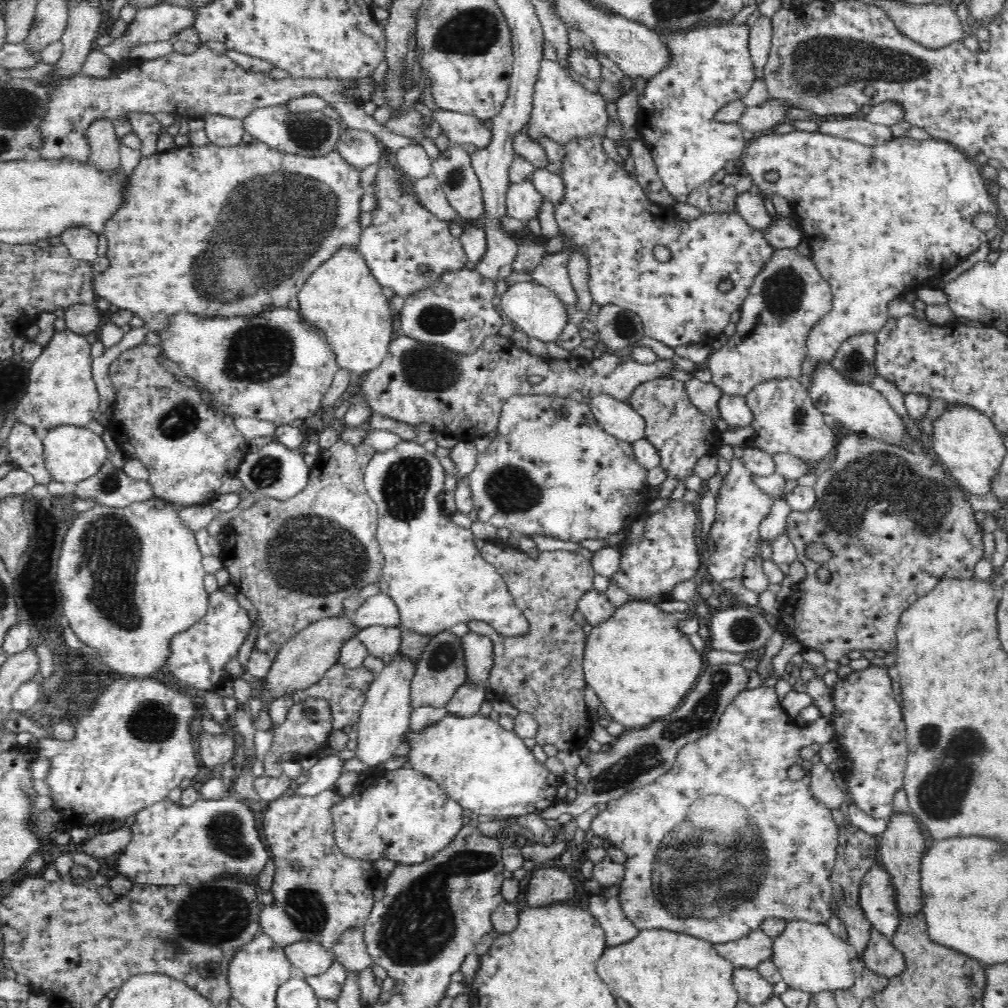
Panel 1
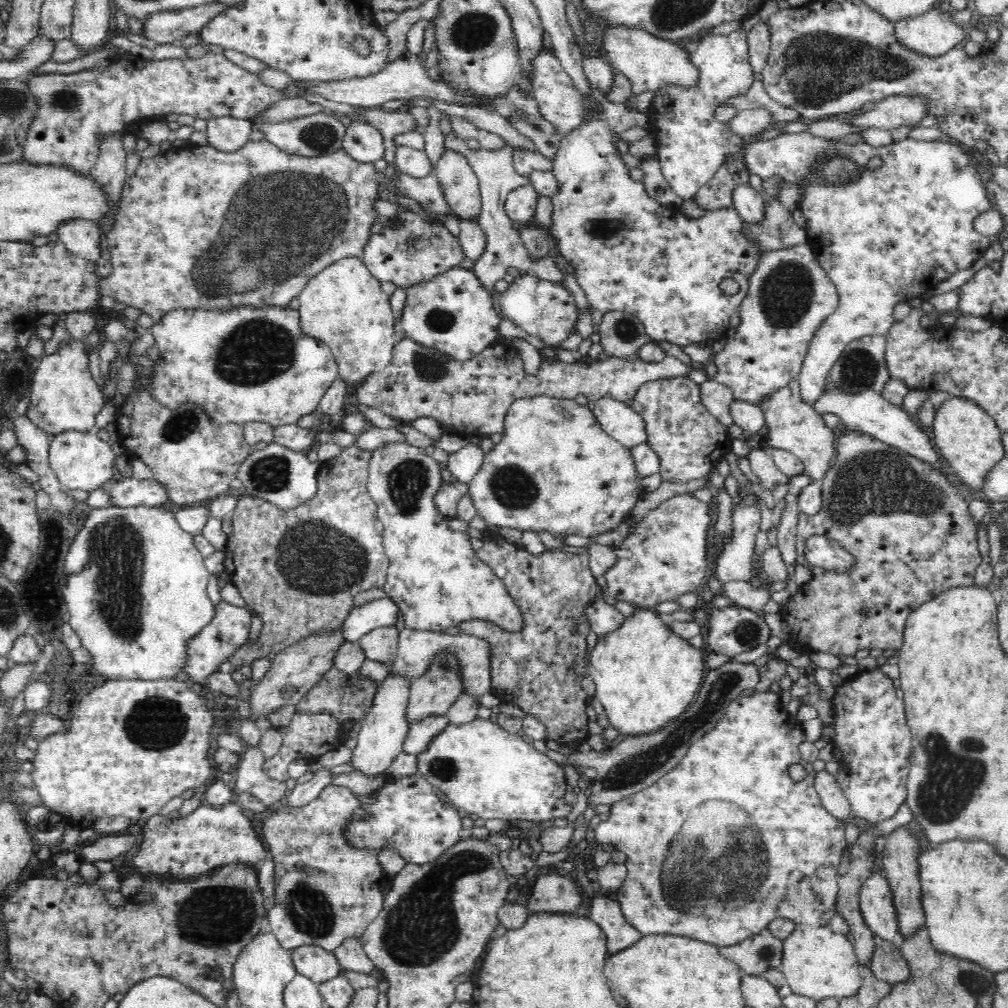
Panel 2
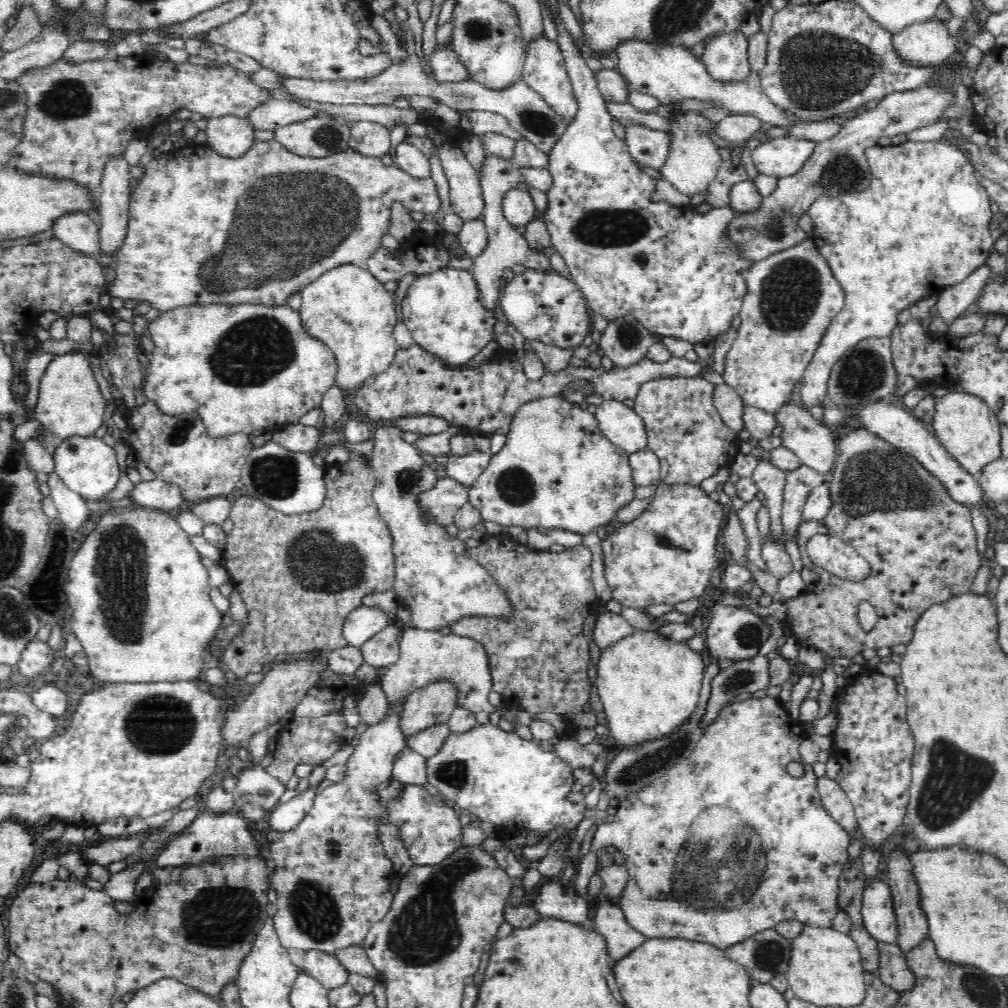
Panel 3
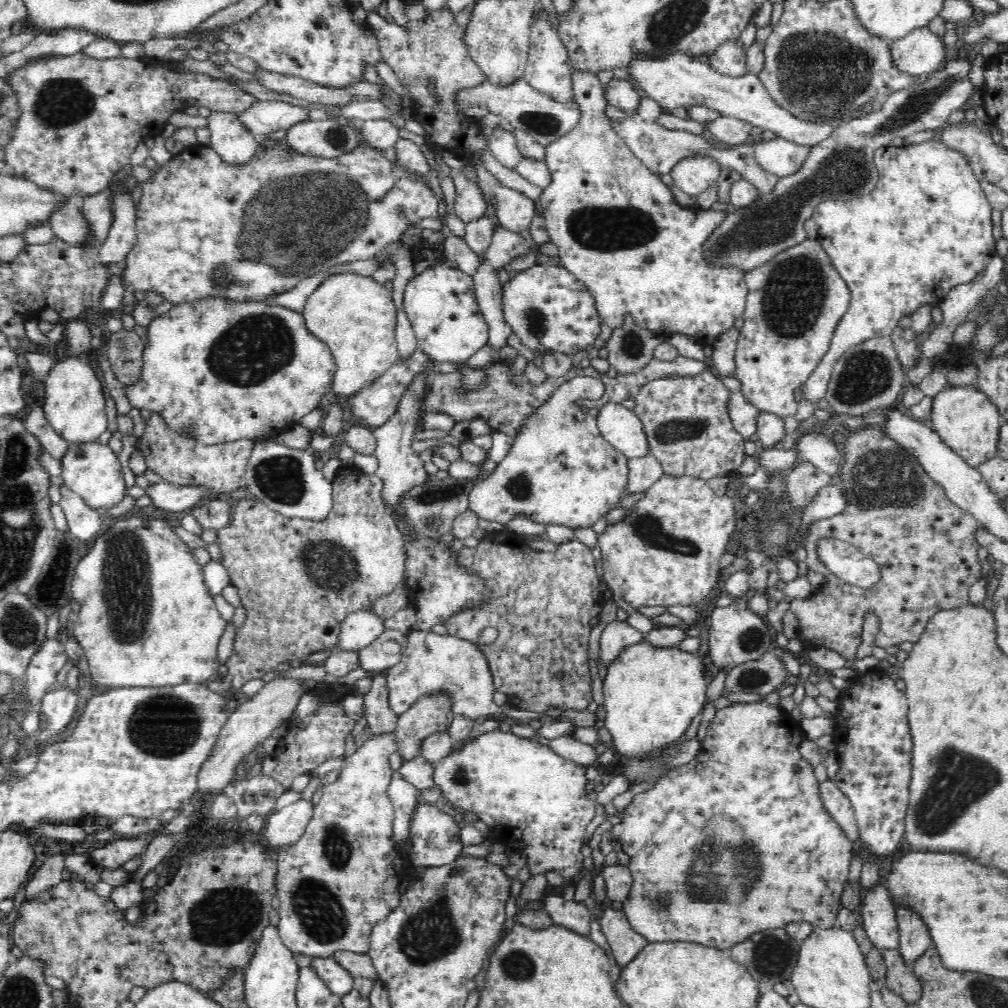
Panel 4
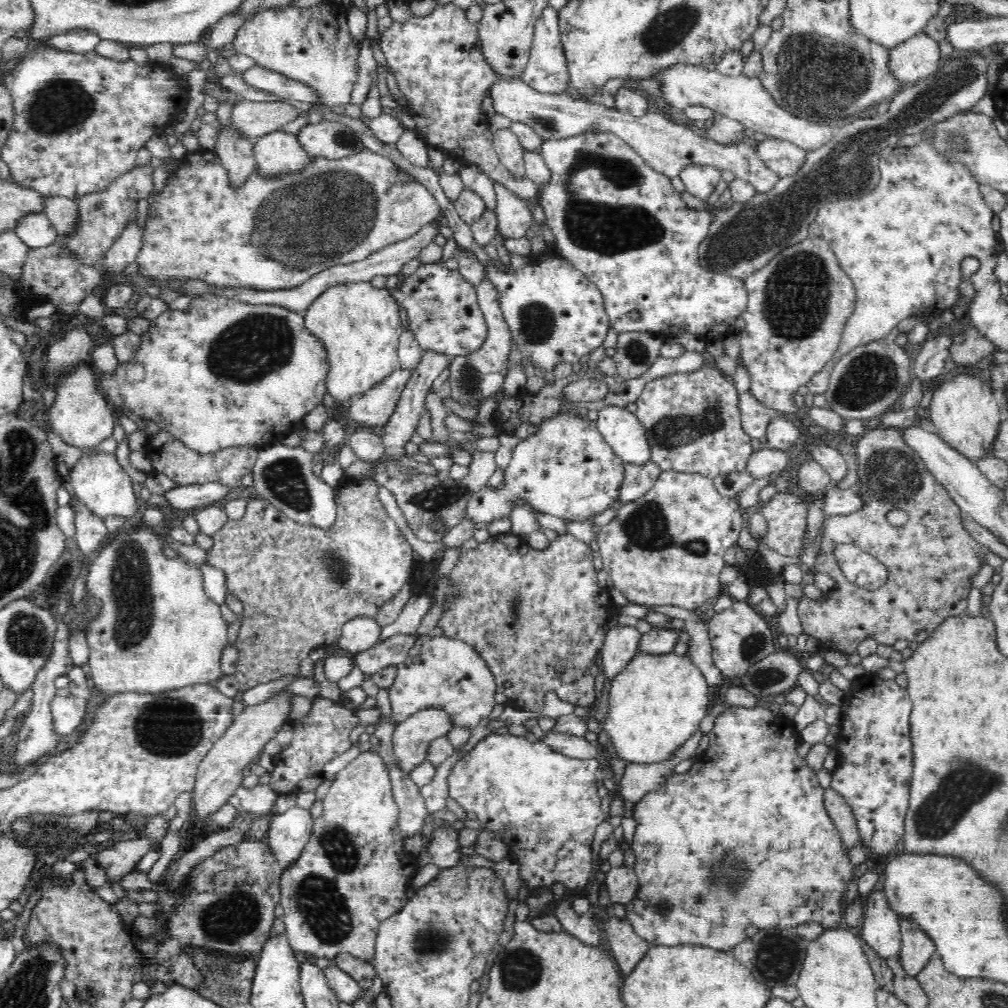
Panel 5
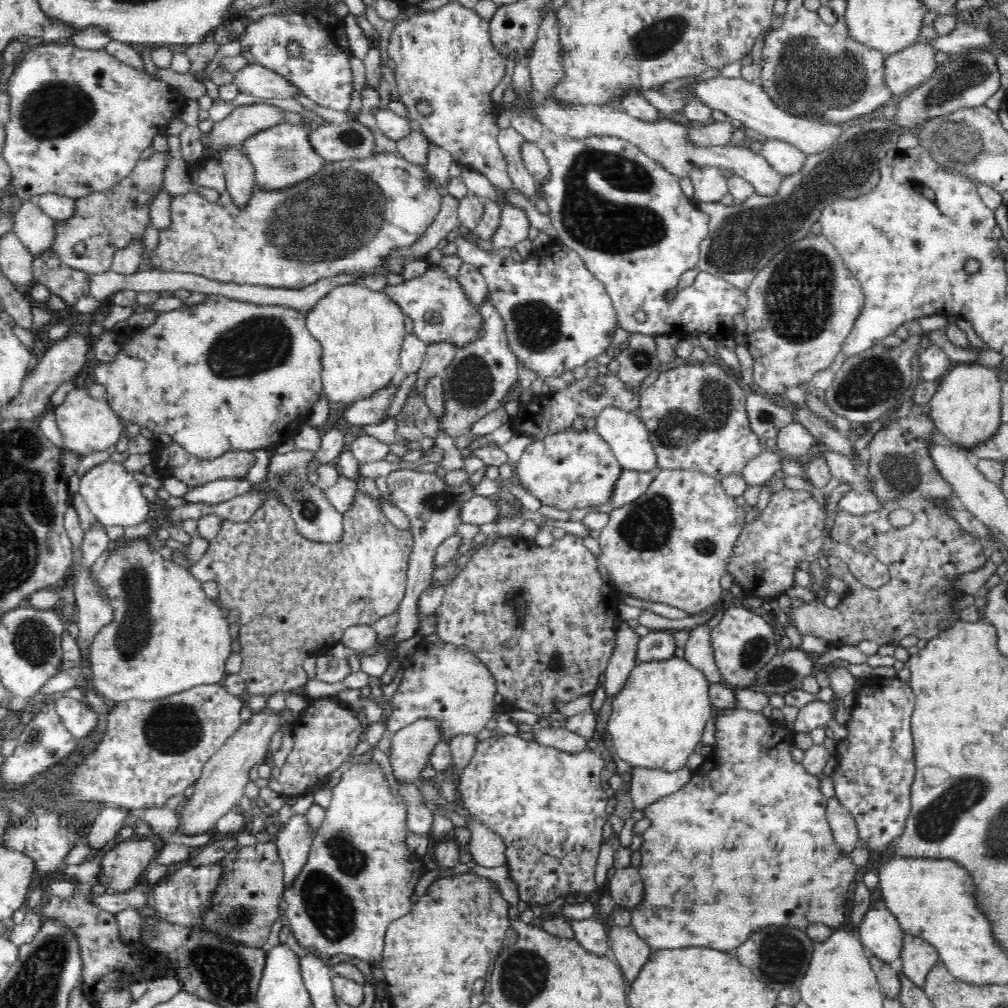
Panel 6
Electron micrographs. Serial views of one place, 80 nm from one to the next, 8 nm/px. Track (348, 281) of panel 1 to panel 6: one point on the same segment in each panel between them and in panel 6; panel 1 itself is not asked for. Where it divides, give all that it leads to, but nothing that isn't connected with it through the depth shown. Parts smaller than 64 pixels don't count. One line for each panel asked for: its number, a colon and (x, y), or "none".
2: (344, 306)
3: (346, 308)
4: (355, 315)
5: (360, 325)
6: (360, 330)

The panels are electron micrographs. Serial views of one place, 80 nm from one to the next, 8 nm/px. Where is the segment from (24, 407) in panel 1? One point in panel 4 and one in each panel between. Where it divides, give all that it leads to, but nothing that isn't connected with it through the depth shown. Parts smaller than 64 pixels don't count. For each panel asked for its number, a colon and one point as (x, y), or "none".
2: (63, 395)
3: (69, 401)
4: (74, 401)

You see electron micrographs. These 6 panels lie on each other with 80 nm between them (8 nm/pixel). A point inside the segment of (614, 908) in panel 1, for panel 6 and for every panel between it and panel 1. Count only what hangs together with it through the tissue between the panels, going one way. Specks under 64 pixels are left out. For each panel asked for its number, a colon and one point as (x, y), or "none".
2: (620, 934)
3: (609, 919)
4: (625, 943)
5: (627, 948)
6: (627, 949)

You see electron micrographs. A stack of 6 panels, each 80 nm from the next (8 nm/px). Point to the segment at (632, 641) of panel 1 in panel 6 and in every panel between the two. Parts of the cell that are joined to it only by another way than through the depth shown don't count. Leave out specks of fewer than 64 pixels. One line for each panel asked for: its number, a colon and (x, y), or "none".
2: (644, 674)
3: (648, 684)
4: (651, 694)
5: (655, 702)
6: (658, 716)

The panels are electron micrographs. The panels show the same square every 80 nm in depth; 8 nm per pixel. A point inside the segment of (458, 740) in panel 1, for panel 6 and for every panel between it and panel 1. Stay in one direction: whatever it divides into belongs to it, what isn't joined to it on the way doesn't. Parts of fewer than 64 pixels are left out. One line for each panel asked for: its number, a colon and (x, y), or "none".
2: (482, 769)
3: (508, 781)
4: (512, 783)
5: (545, 807)
6: (548, 807)

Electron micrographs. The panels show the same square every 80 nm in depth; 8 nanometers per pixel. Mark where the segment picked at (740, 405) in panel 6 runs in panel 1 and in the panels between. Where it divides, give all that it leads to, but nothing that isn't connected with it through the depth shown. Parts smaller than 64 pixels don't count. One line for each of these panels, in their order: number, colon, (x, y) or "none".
1: (681, 433)
2: (687, 438)
3: (683, 429)
4: (685, 420)
5: (692, 423)

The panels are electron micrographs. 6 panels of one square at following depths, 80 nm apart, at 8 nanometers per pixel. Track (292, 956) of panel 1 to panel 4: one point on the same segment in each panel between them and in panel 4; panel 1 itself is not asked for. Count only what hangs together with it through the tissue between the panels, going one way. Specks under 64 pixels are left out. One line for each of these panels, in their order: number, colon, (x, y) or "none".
2: (317, 964)
3: (323, 967)
4: (338, 980)

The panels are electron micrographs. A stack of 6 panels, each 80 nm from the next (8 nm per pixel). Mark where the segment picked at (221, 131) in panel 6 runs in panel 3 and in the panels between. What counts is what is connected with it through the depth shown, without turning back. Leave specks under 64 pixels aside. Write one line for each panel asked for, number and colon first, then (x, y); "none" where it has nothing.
3: (275, 113)
4: (266, 116)
5: (254, 119)

